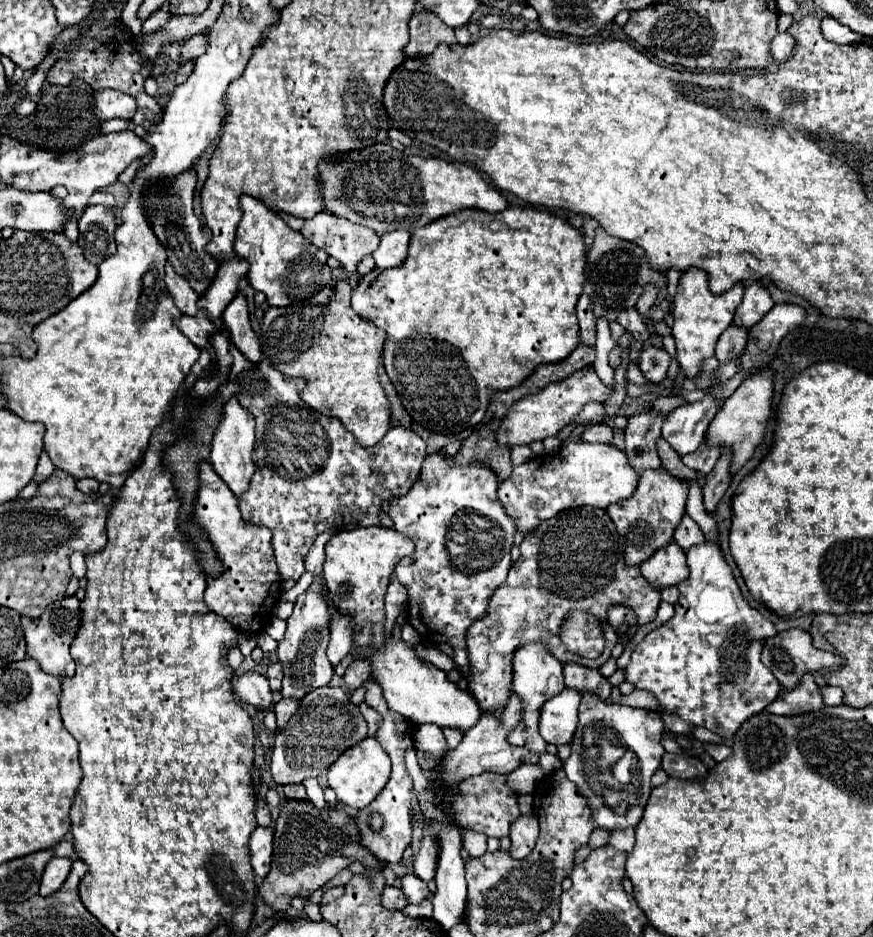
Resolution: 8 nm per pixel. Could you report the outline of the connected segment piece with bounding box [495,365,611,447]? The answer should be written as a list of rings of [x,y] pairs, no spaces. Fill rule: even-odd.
[[[587,365],[581,371],[573,373],[571,377],[567,377],[559,383],[549,383],[541,393],[523,397],[515,405],[511,405],[499,425],[501,429],[497,429],[497,433],[495,433],[497,443],[515,447],[515,445],[529,445],[533,441],[543,441],[547,437],[555,437],[567,423],[573,421],[573,417],[583,409],[585,403],[589,403],[589,401],[605,403],[609,397],[611,397],[611,391],[599,381],[595,369],[591,365]]]

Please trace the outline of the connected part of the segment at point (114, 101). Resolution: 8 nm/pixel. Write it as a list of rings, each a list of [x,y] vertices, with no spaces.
[[[113,89],[93,93],[93,113],[101,121],[107,119],[131,119],[135,115],[135,99]]]

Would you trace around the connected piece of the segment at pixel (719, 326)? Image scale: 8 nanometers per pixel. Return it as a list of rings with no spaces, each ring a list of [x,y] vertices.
[[[689,269],[681,275],[677,293],[673,297],[673,339],[677,347],[677,363],[687,379],[695,377],[699,371],[703,371],[703,361],[713,357],[715,353],[715,343],[719,335],[733,323],[733,315],[737,305],[741,303],[743,297],[743,285],[735,285],[723,295],[713,295],[707,287],[707,277],[699,269]]]

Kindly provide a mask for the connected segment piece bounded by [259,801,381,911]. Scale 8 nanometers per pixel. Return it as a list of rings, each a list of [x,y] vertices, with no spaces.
[[[283,801],[281,815],[275,825],[275,851],[269,875],[259,883],[259,895],[265,905],[275,911],[285,911],[293,897],[309,897],[315,889],[327,885],[327,881],[353,861],[361,861],[365,867],[381,869],[379,859],[373,857],[359,839],[357,825],[341,807],[325,807],[319,811],[313,803]]]

